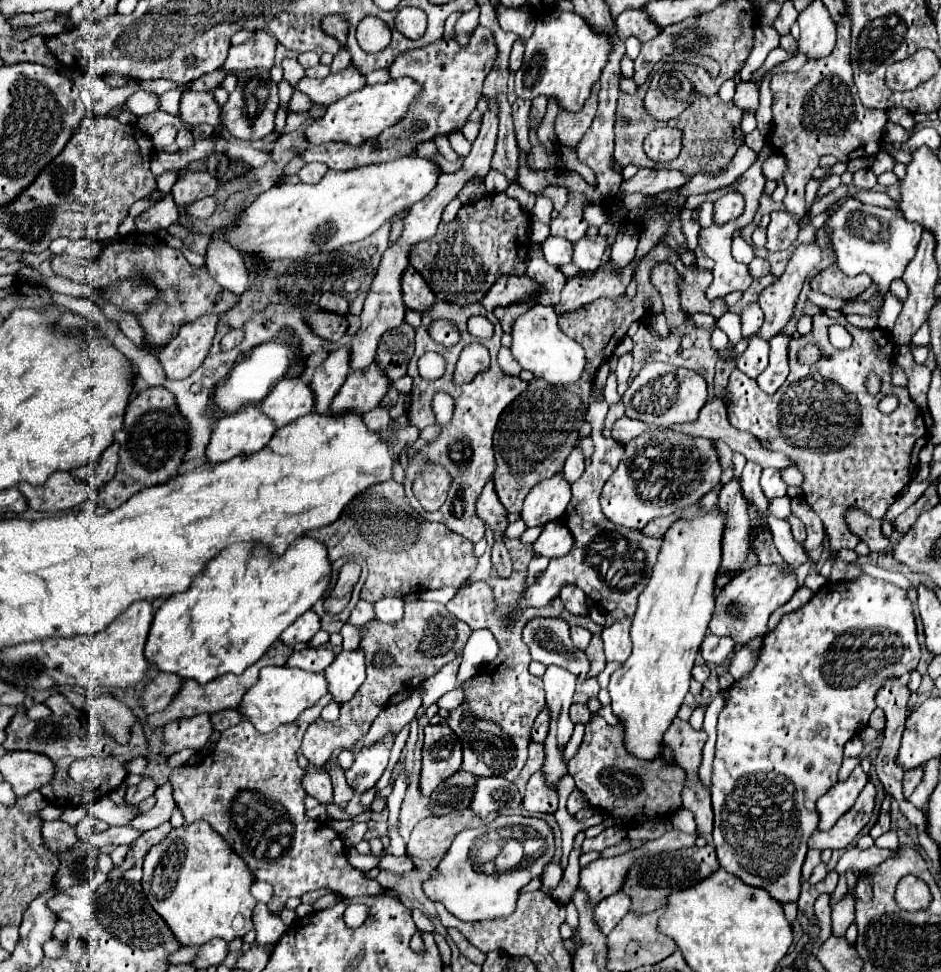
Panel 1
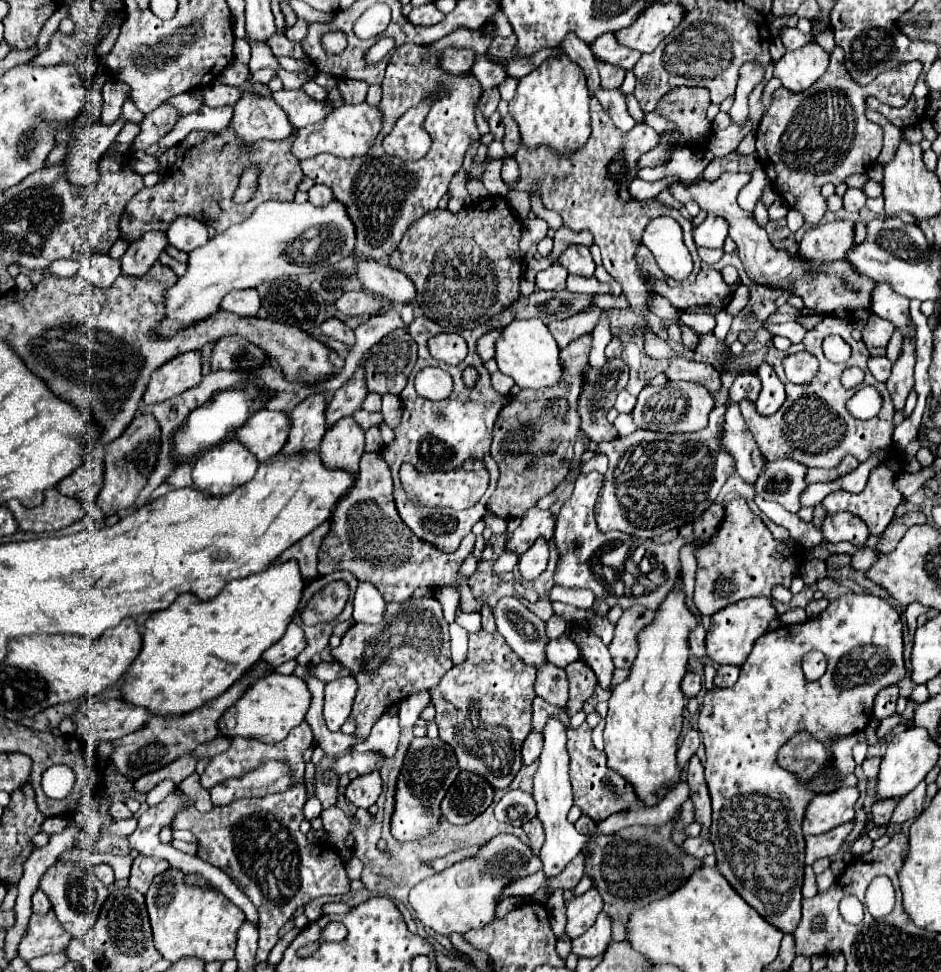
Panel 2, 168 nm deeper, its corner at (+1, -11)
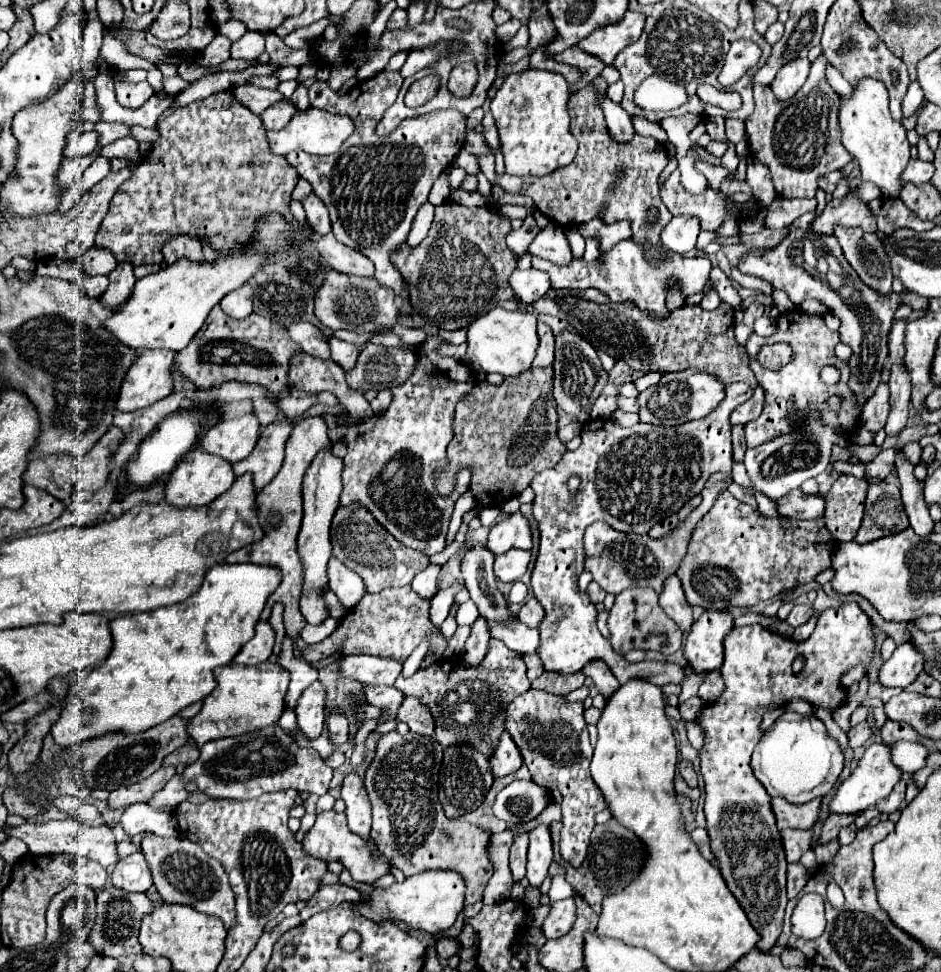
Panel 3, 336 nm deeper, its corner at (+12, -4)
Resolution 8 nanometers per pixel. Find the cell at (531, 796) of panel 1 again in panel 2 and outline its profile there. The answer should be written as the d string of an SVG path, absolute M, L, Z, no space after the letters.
M533 818L529 824L523 824L523 830L525 830L527 838L529 838L529 848L533 850L535 856L539 856L539 850L543 846L543 838L545 838L539 818Z

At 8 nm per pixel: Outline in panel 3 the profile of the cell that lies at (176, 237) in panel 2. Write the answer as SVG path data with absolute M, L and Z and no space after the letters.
M172 235L164 243L162 253L164 253L164 261L168 265L172 265L174 261L178 261L182 257L192 259L192 261L202 261L204 259L202 247L200 247L200 241L196 239L196 235Z

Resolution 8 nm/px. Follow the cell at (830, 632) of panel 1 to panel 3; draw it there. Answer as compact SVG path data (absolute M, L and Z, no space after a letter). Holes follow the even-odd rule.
M856 601L842 603L838 609L826 609L820 613L814 633L806 641L794 641L792 637L784 637L780 633L774 633L770 629L764 629L760 625L750 627L736 627L728 639L724 639L724 665L720 667L722 679L724 679L724 693L714 703L708 703L700 709L696 723L702 729L704 735L704 747L700 749L700 771L706 783L706 803L704 803L704 815L706 815L706 831L710 835L710 847L718 861L720 873L732 891L732 895L742 905L744 913L748 915L752 927L760 933L762 941L758 943L758 949L766 951L770 949L780 931L784 921L784 909L786 909L786 853L780 839L780 829L776 825L776 817L772 811L772 797L756 781L756 775L750 765L752 751L756 743L762 737L762 717L766 711L784 707L792 699L804 699L816 707L836 711L846 703L848 689L842 685L842 677L850 667L856 665L868 665L874 659L874 647L876 647L876 631L870 621L870 617L860 609ZM796 655L806 657L806 665L800 675L794 675L790 665Z

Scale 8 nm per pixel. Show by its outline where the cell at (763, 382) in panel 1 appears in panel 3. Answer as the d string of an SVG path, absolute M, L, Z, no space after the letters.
M758 385L754 389L754 395L746 403L742 403L740 407L736 407L736 411L732 411L730 423L732 425L744 425L744 423L756 419L760 415L762 407L764 407L764 389Z

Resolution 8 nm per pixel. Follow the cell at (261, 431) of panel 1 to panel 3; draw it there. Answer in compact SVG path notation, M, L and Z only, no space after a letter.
M196 447L184 459L176 465L176 469L170 473L166 481L166 501L176 505L176 507L186 507L186 505L204 505L228 491L234 483L236 475L232 471L232 463L226 461L220 455L206 453L204 449Z

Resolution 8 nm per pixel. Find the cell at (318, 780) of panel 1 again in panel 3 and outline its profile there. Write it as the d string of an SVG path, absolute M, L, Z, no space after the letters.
M324 811L316 815L316 823L314 827L308 831L308 835L304 837L304 847L310 855L316 855L316 859L324 859L324 861L340 861L344 863L344 867L352 873L354 881L364 881L364 883L374 883L380 875L390 871L390 863L386 859L372 859L370 851L366 851L364 841L354 835L348 829L346 823L346 815L344 813L336 813L336 811Z

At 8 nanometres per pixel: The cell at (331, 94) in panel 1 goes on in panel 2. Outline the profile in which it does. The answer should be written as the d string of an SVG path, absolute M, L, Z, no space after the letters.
M279 90L279 92L273 92L271 96L285 110L285 114L289 116L289 122L295 128L315 124L331 112L331 108L325 102L315 102L303 90Z

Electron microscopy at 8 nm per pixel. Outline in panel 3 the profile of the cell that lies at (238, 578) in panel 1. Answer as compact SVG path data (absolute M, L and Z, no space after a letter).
M222 563L208 571L200 591L186 601L158 607L156 611L130 613L114 619L110 623L114 647L100 667L96 667L84 681L78 681L68 689L66 709L52 725L54 741L60 747L70 747L78 741L86 741L108 731L140 733L168 721L184 707L210 695L216 687L214 669L230 665L236 653L254 637L254 627L260 621L264 605L280 585L280 573L282 571L272 565Z

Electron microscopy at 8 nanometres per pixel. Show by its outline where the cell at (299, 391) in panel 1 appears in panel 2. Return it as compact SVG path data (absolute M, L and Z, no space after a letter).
M259 410L237 430L235 438L243 442L259 462L267 462L285 446L287 434L289 416L285 412Z

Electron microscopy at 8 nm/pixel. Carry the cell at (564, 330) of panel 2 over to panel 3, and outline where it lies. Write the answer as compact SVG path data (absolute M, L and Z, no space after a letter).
M538 323L538 337L540 337L540 347L536 353L536 359L532 365L536 367L548 367L554 361L554 333L546 323Z

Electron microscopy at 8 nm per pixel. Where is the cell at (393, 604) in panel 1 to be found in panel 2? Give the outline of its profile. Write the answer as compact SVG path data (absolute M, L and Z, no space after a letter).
M359 580L359 586L353 598L353 620L379 624L383 620L383 608L385 608L385 600L379 594L379 590L375 590L371 582Z

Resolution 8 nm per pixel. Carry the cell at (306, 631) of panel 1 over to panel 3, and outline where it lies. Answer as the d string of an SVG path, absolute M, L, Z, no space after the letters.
M260 621L256 625L256 635L244 645L244 649L240 649L240 653L236 655L236 663L240 665L260 665L264 661L268 661L268 657L272 655L274 649L274 629L268 621Z

